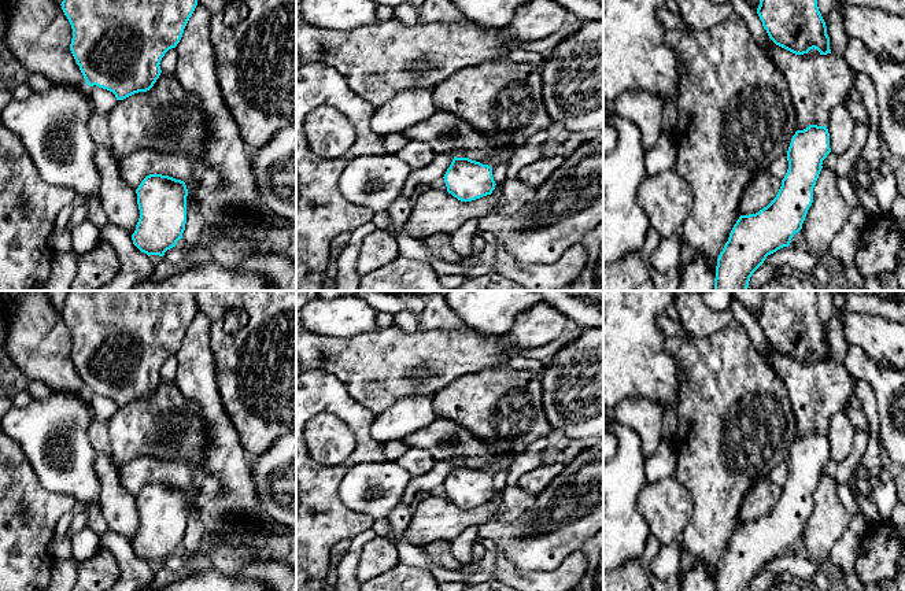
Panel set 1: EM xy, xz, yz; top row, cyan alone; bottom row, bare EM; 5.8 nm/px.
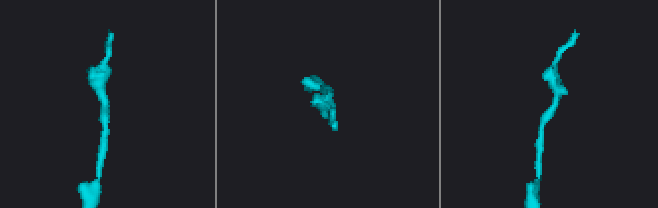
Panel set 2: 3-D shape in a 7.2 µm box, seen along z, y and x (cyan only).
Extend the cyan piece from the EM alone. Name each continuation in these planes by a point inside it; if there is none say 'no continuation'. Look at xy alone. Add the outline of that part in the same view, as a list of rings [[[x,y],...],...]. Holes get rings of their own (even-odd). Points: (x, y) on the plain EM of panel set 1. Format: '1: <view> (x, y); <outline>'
no continuation

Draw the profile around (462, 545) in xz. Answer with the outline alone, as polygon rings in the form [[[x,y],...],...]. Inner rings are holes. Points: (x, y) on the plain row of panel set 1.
[[[479,527],[466,528],[459,536],[450,542],[455,559],[461,564],[472,562],[472,548],[480,540]]]

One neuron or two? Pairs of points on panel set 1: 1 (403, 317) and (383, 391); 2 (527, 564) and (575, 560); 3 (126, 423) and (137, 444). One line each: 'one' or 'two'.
1: two
2: two
3: one

